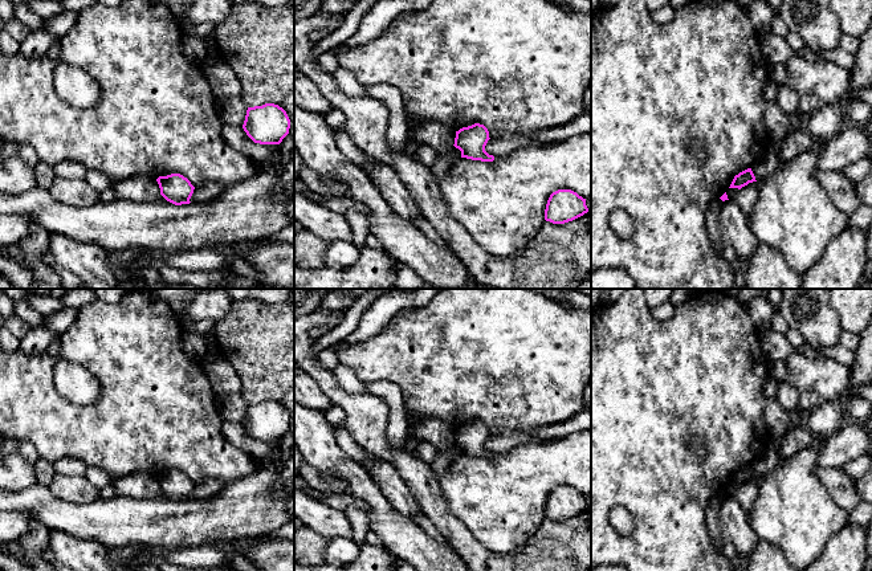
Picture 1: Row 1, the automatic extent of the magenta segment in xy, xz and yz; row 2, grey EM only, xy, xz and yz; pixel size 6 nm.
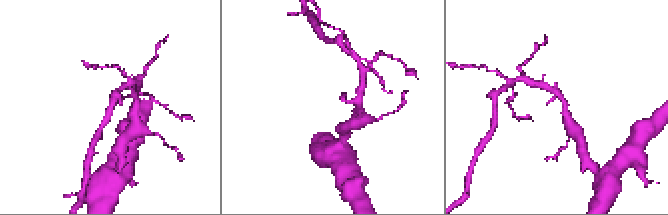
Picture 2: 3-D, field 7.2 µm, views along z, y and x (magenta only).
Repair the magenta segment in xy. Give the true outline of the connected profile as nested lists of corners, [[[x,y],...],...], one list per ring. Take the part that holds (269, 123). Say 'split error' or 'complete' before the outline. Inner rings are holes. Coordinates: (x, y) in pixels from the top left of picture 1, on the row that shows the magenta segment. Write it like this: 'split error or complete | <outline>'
complete | [[[265,103],[248,107],[243,129],[254,143],[280,144],[289,134],[290,119],[278,105]]]

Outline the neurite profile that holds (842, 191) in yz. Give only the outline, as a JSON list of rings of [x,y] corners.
[[[818,170],[814,172],[814,176],[827,192],[834,205],[845,215],[852,215],[863,204],[856,193],[856,183],[848,179],[843,171]]]

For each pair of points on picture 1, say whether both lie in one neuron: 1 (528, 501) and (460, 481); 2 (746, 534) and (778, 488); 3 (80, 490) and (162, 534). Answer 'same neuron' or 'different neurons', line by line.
1: same neuron
2: different neurons
3: different neurons

